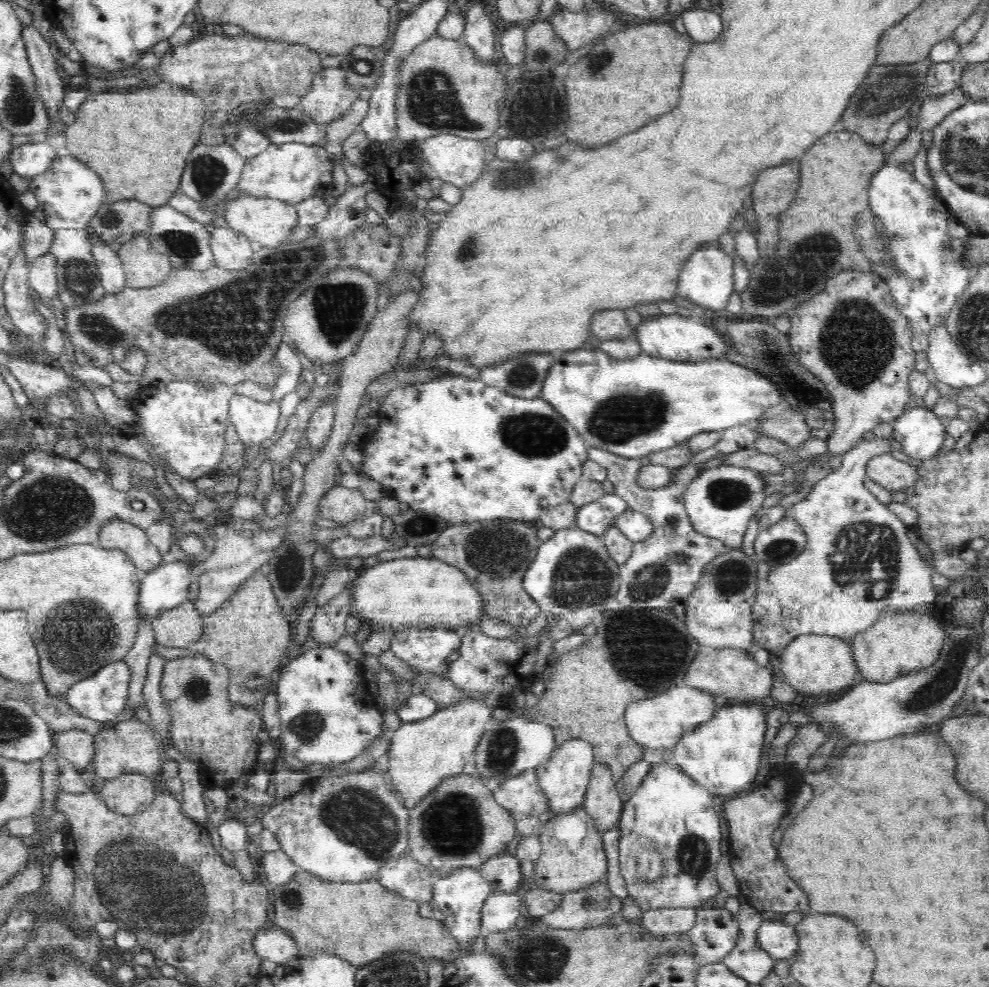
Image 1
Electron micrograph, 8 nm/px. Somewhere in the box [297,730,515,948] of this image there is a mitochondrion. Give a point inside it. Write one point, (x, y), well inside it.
(361, 819)

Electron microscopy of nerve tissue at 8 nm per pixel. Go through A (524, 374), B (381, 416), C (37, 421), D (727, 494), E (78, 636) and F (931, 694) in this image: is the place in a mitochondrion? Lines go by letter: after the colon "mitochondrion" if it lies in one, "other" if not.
A: mitochondrion
B: other
C: other
D: mitochondrion
E: mitochondrion
F: mitochondrion

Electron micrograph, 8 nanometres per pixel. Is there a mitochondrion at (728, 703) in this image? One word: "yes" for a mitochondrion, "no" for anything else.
no

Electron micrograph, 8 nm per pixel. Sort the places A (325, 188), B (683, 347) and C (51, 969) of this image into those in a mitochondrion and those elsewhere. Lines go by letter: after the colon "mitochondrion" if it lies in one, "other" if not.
A: other
B: other
C: mitochondrion

